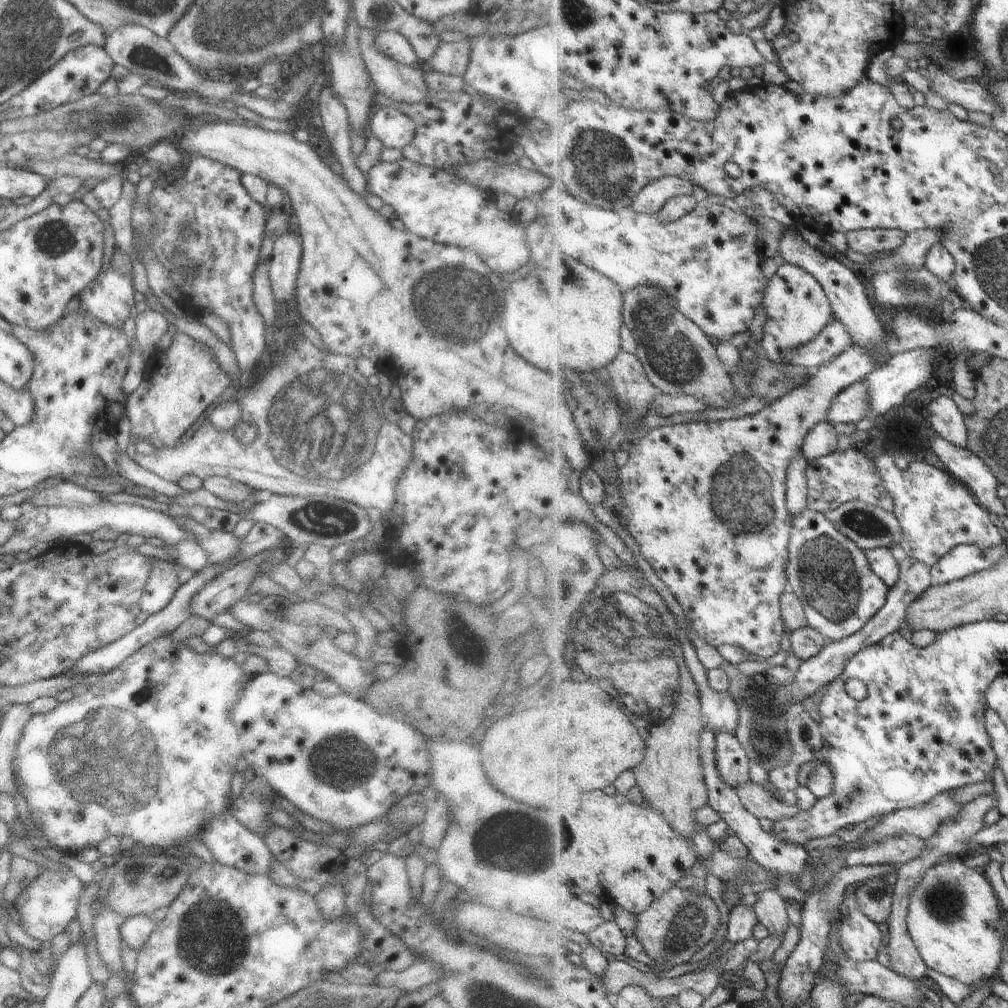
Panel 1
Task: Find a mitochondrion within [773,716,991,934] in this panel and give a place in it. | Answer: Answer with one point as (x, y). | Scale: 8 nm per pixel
(944, 900)

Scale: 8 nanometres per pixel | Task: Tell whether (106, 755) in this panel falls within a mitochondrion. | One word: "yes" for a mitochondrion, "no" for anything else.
yes

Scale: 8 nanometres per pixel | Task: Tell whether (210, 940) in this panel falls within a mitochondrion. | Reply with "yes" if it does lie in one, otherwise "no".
yes

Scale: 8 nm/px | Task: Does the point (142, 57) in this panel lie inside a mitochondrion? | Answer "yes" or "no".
yes

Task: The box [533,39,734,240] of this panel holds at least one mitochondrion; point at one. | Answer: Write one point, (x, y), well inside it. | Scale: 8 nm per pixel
(601, 165)

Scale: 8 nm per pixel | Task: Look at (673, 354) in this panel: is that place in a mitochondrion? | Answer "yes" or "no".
yes

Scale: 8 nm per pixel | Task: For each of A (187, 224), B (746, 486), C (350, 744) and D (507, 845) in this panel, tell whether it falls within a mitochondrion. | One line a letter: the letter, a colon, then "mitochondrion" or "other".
A: mitochondrion
B: mitochondrion
C: mitochondrion
D: mitochondrion

